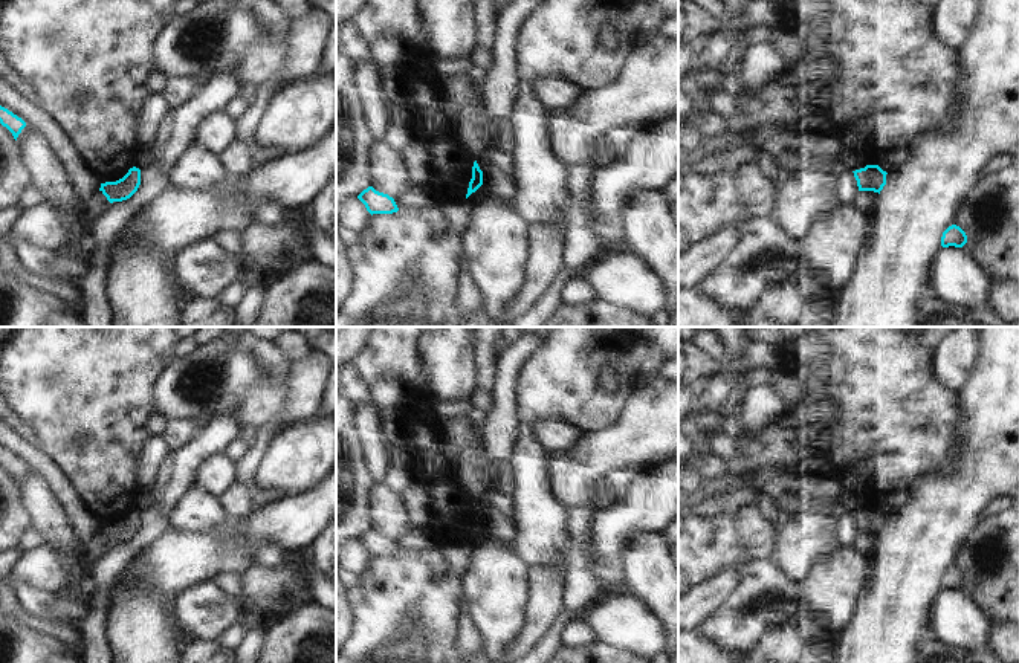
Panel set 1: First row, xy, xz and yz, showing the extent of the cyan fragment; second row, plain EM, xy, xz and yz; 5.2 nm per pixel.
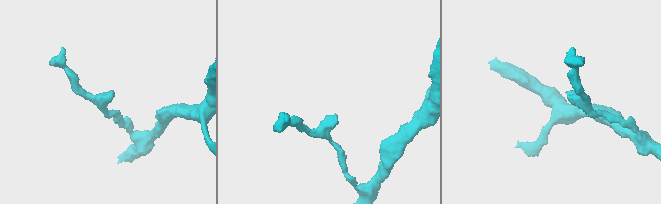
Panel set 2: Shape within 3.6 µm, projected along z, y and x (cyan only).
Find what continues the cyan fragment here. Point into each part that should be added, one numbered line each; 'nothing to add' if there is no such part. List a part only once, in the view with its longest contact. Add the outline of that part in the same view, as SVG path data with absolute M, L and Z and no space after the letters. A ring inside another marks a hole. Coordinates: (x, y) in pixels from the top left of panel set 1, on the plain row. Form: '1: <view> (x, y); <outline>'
nothing to add

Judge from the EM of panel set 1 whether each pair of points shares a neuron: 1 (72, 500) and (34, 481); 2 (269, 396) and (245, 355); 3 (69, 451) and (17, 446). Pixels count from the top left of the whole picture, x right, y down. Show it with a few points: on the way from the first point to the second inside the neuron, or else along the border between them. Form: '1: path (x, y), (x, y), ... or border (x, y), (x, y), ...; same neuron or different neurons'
1: border (26, 463), (40, 474), (49, 494), (67, 518); different neurons
2: path (258, 385), (245, 371), (245, 365); same neuron
3: border (38, 449), (64, 475); different neurons

